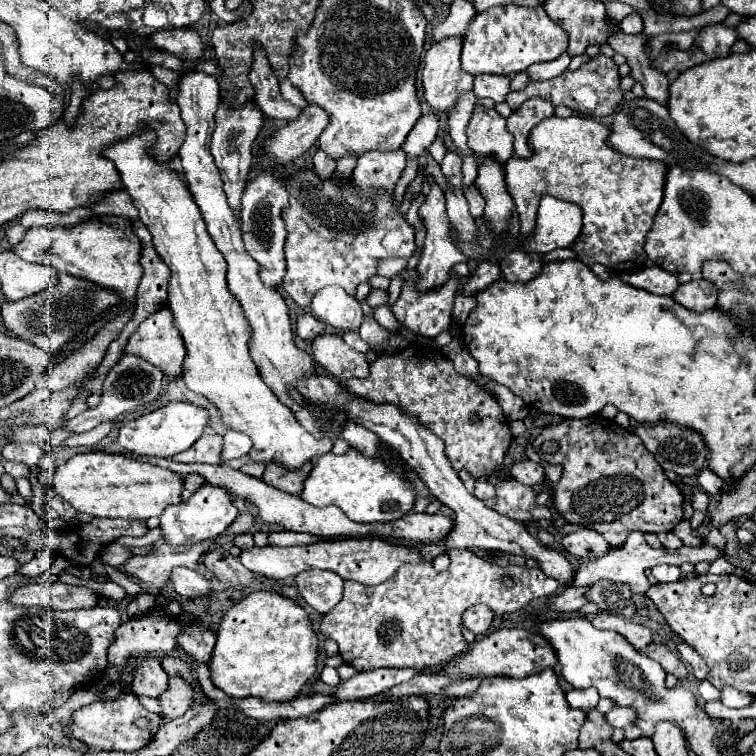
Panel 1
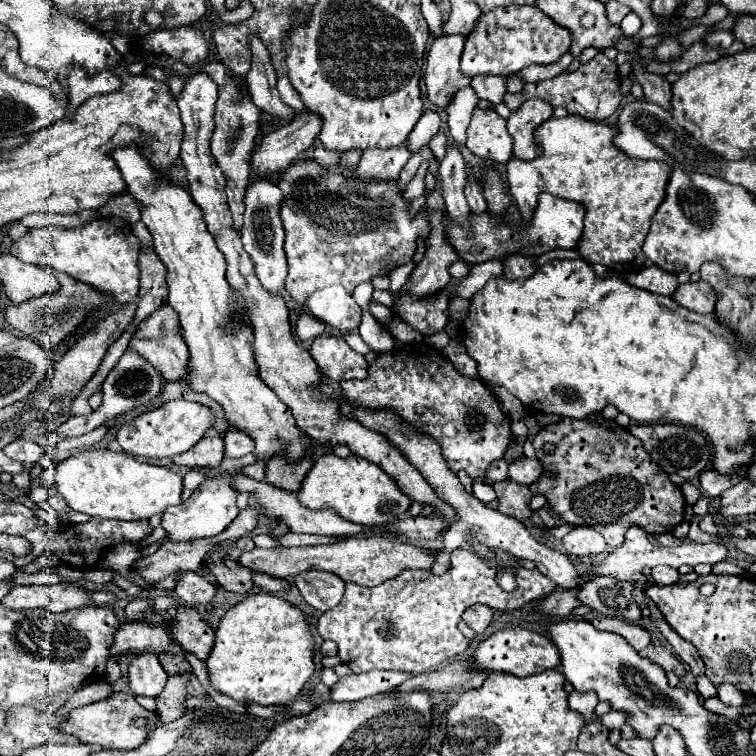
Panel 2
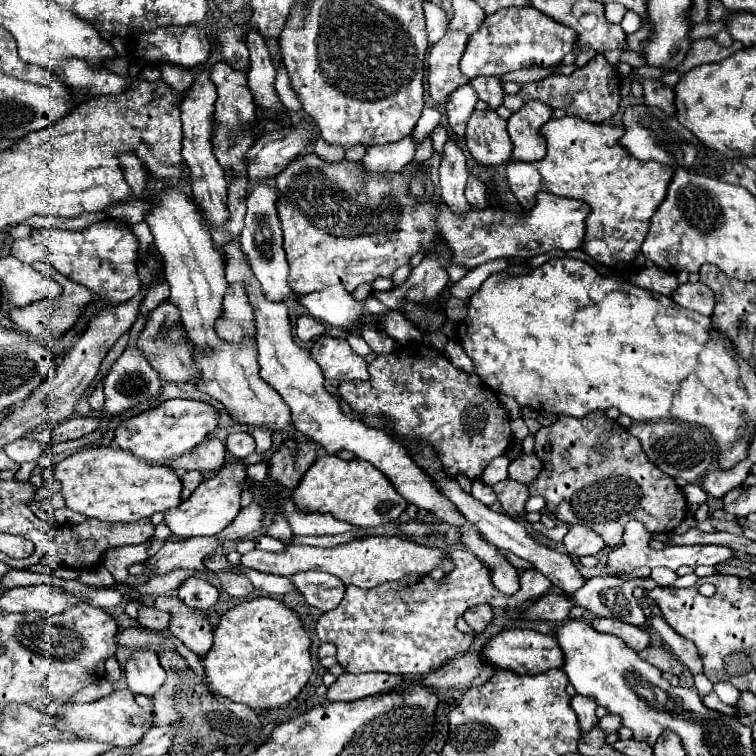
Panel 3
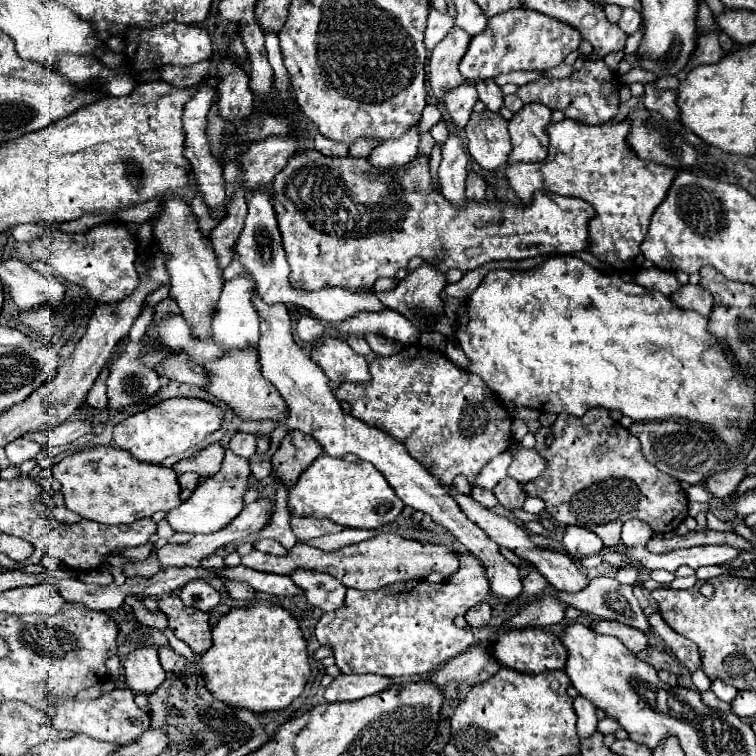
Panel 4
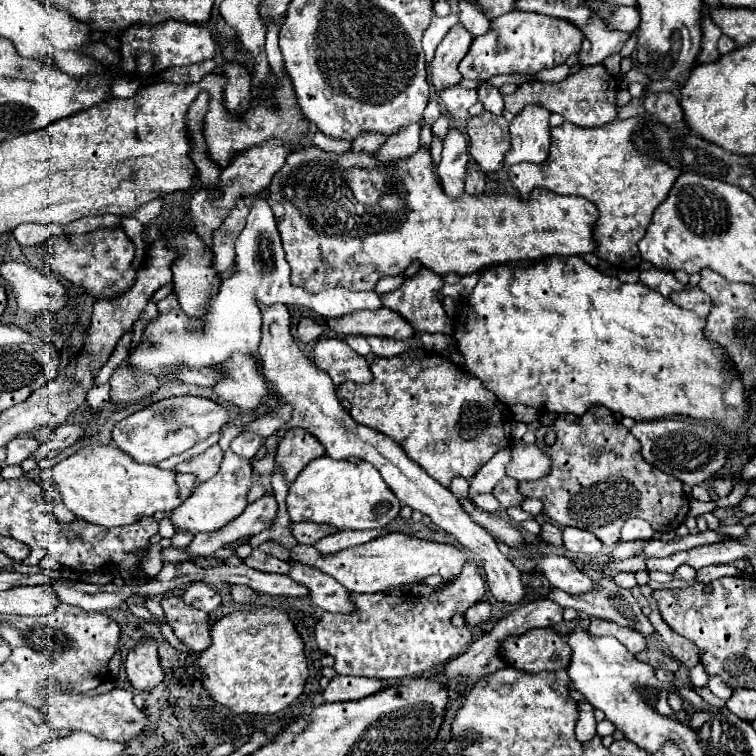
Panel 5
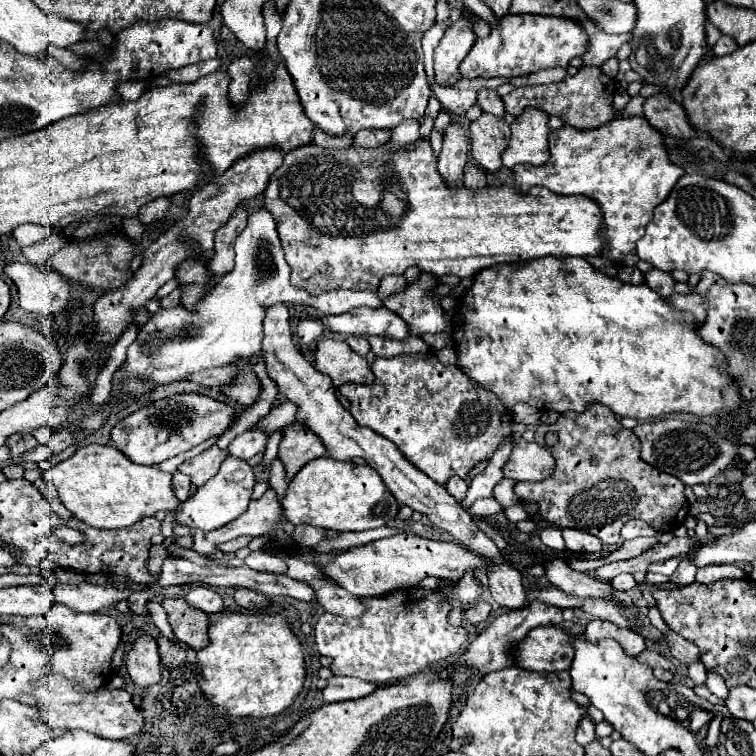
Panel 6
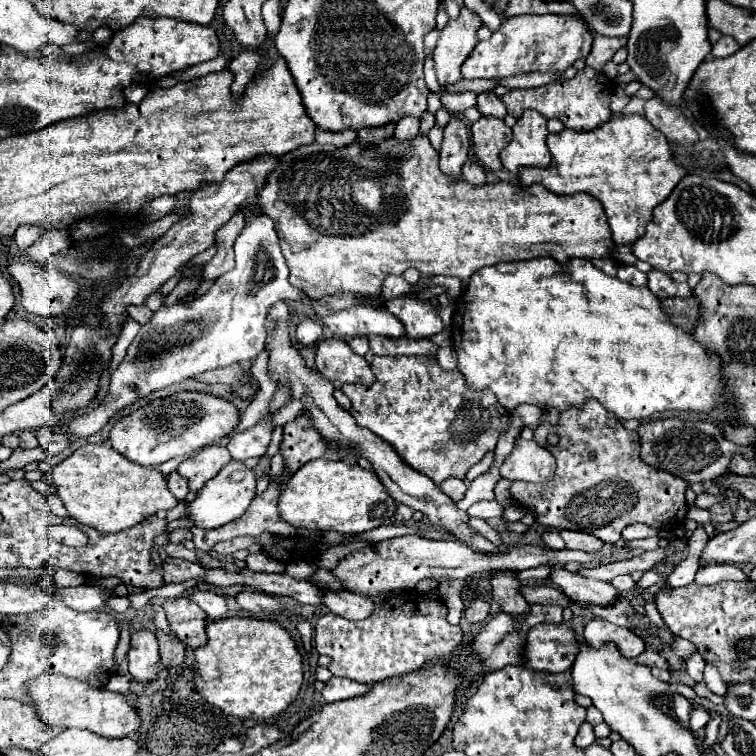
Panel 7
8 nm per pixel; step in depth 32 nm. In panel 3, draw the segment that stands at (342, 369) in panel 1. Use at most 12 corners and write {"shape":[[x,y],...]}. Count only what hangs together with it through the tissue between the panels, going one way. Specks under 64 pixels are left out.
{"shape":[[320,336],[310,354],[332,384],[368,380],[344,338]]}

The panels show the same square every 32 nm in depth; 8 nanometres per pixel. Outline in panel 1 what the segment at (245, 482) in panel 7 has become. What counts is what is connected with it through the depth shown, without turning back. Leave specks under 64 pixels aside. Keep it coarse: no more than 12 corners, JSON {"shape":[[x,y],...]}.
{"shape":[[206,482],[160,516],[172,546],[216,538],[236,520],[230,490]]}

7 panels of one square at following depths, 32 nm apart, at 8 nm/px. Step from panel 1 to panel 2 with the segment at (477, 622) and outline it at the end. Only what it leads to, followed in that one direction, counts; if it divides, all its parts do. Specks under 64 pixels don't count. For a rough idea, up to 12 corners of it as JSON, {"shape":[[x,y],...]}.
{"shape":[[480,604],[468,608],[462,620],[476,632],[492,622],[492,608]]}

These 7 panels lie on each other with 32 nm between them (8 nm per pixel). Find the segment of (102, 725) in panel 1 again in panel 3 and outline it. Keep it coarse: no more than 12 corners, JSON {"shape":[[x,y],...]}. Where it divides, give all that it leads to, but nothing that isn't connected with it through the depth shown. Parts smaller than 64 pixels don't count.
{"shape":[[130,690],[88,704],[64,702],[56,728],[132,746],[152,714]]}

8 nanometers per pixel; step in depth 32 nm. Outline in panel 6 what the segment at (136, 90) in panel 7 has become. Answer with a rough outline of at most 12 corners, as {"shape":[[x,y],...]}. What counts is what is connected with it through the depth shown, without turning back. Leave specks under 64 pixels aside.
{"shape":[[144,82],[118,84],[124,100],[136,100],[146,90]]}

